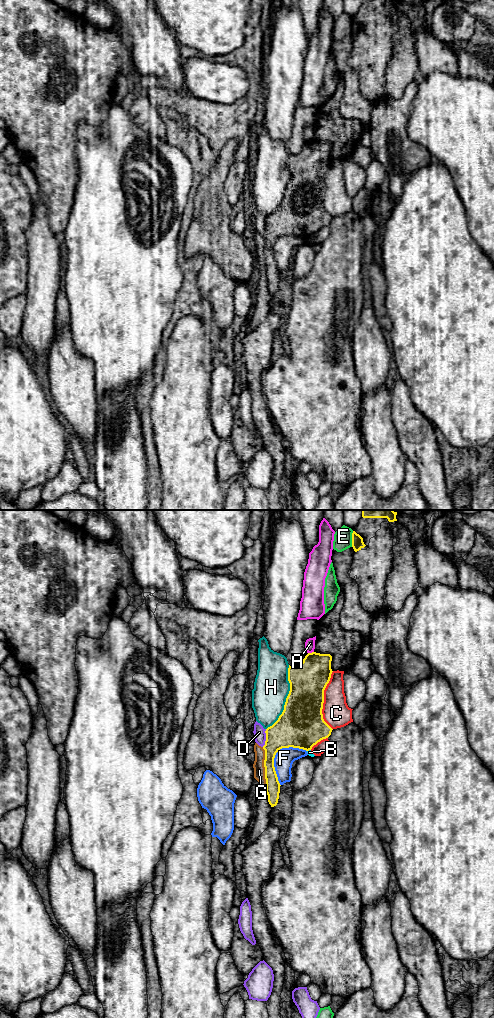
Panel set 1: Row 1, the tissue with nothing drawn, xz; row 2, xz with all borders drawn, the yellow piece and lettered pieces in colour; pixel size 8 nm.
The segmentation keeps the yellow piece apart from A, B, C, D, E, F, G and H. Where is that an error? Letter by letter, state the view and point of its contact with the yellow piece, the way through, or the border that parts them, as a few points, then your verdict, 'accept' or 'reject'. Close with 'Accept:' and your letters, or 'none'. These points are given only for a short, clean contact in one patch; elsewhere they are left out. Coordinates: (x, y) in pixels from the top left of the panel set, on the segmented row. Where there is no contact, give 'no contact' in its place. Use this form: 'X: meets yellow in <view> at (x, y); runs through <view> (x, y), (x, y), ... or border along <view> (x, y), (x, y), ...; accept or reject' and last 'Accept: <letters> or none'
A: meets yellow in xz at (310, 653); reject
B: meets yellow in xz at (308, 750); reject
C: meets yellow in xz at (323, 700); reject
D: meets yellow in xz at (266, 738); reject
E: meets yellow in xz at (352, 539); reject
F: meets yellow in xz at (275, 754); reject
G: meets yellow in xz at (264, 766); reject
H: meets yellow in xz at (286, 698); reject
Accept: none

